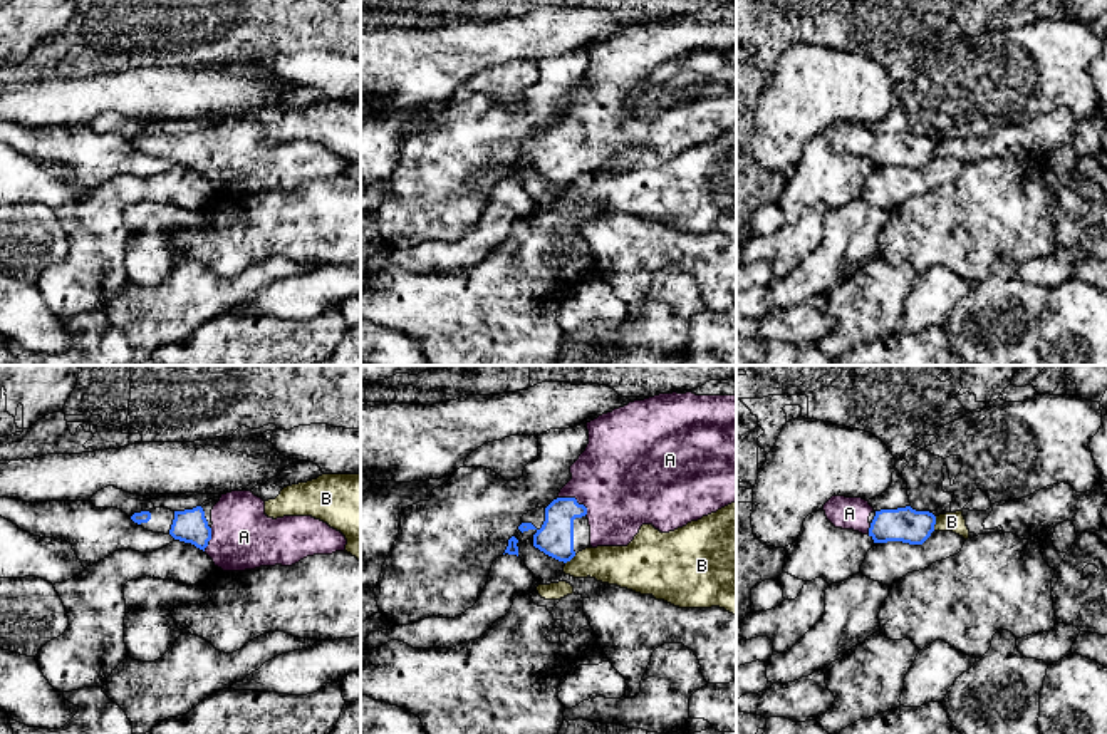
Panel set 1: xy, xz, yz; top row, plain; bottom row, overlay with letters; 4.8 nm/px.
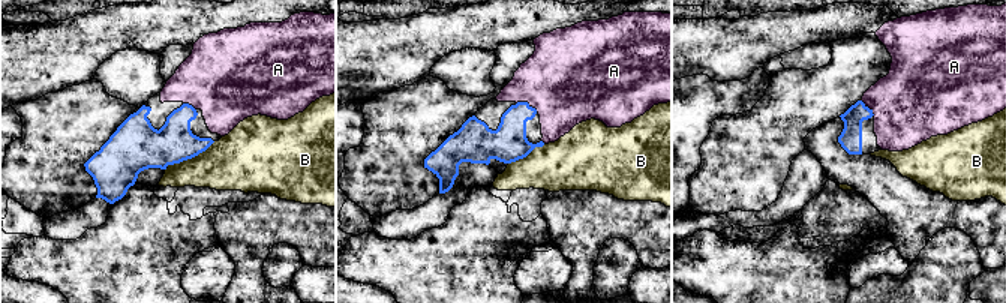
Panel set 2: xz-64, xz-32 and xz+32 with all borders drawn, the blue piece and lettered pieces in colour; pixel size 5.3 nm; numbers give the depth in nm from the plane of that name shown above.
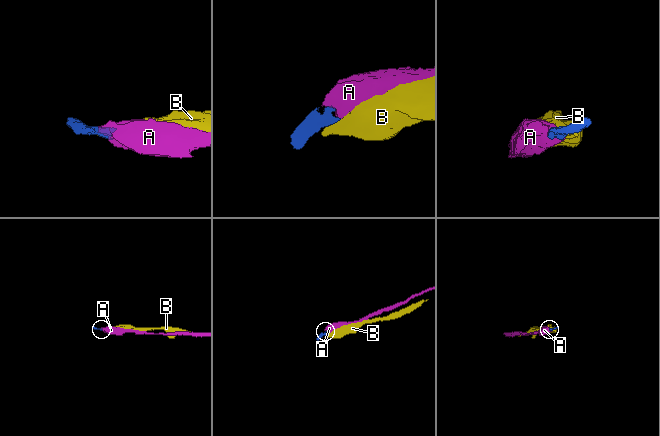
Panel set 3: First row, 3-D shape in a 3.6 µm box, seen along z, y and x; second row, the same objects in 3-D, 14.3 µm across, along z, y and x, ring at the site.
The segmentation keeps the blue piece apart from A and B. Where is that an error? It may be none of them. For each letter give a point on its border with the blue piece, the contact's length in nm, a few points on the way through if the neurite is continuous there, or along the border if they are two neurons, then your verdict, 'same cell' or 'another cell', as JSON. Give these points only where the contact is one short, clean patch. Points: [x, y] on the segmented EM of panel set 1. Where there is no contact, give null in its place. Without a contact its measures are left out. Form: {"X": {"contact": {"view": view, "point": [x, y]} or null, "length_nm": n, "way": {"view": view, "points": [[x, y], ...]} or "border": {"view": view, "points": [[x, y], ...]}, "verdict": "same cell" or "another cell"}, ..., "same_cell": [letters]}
{"A": {"contact": {"view": "xz", "point": [574, 498]}, "length_nm": 170, "verdict": "same cell"}, "B": {"contact": {"view": "yz", "point": [935, 523]}, "length_nm": 70, "border": {"view": "yz", "points": [[936, 516], [933, 530]]}, "verdict": "another cell"}, "same_cell": ["A"]}

